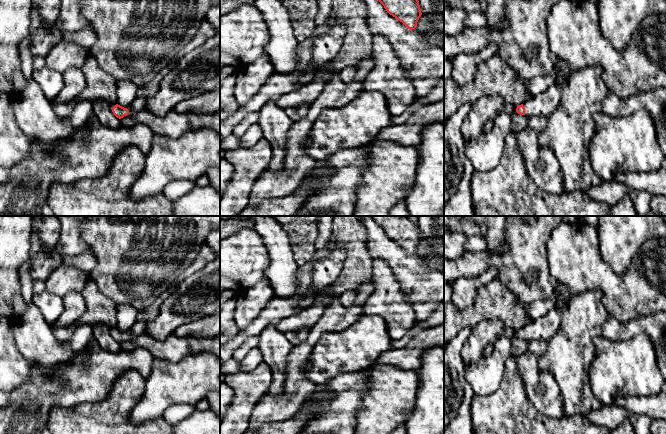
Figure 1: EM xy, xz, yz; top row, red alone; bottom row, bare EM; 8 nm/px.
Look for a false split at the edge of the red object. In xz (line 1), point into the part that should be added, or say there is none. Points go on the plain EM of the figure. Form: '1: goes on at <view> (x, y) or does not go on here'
1: does not go on here

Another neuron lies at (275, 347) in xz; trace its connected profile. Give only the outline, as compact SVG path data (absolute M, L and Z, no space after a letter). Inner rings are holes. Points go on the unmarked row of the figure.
M274 324L267 326L259 335L257 347L263 356L263 362L272 370L272 382L267 392L272 396L278 396L284 389L287 358L294 345L287 339L285 333L276 329Z

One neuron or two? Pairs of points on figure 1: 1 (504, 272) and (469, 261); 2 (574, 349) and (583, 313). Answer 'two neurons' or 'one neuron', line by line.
1: one neuron
2: one neuron

